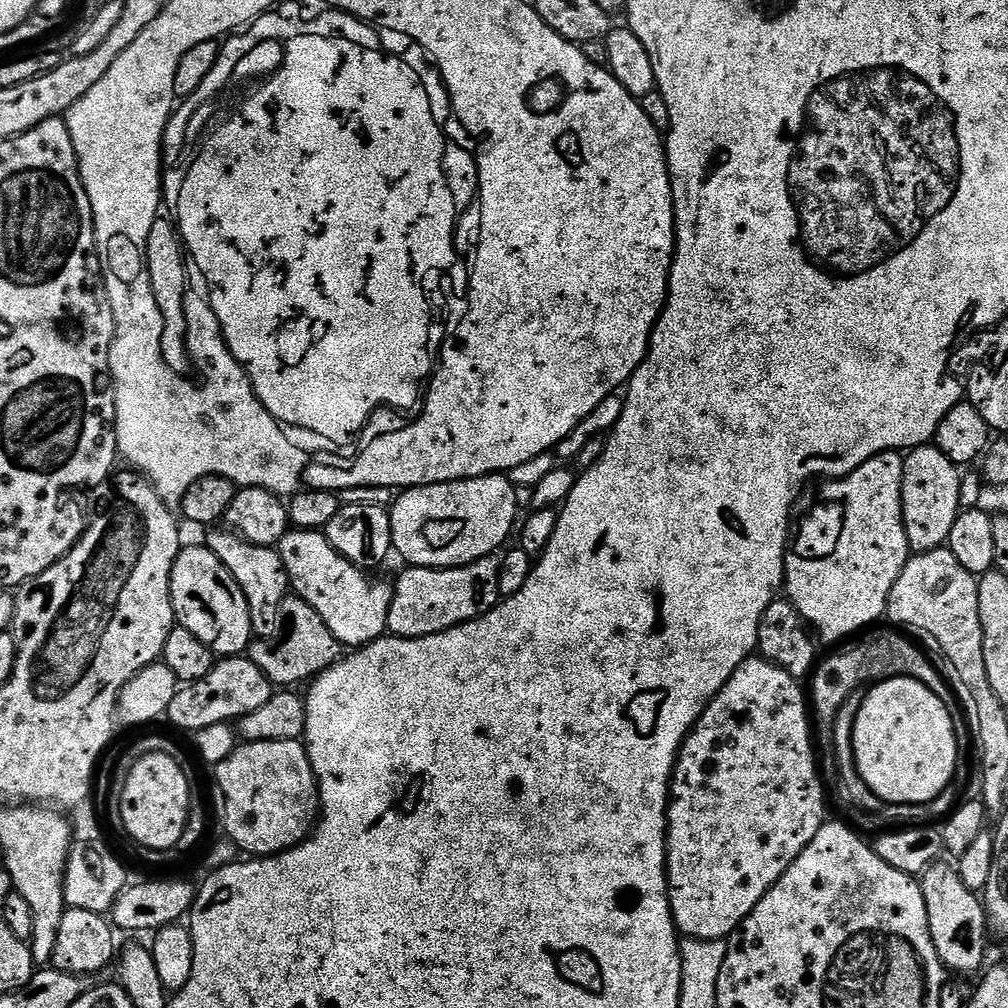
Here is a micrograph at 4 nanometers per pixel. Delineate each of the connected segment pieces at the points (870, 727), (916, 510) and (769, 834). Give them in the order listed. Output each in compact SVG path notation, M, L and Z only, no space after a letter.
M894 676L890 680L881 680L879 684L867 689L868 697L865 695L860 702L860 709L852 726L852 745L856 755L856 769L862 774L866 786L870 786L872 793L876 795L885 805L887 804L928 804L935 796L944 792L944 787L952 780L956 772L956 759L960 756L958 737L954 734L954 722L946 710L944 703L938 698L938 694L930 694L930 690L922 682L918 682L909 676Z
M935 446L911 449L904 456L902 482L902 510L908 547L913 553L932 552L943 548L950 538L950 530L960 515L959 490L962 472Z
M763 658L746 659L736 667L734 674L730 674L726 686L722 686L719 694L708 703L699 722L680 747L676 768L672 772L668 801L668 901L672 907L672 921L685 937L694 940L723 940L731 937L826 823L824 788L816 773L816 756L812 753L812 736L808 733L808 708L804 705L804 692L800 687L801 681L795 680L770 661Z

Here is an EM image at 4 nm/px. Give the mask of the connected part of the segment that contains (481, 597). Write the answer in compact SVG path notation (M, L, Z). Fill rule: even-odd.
M495 555L483 556L473 564L463 564L460 568L418 568L405 567L405 572L394 580L390 614L388 615L388 632L393 636L404 636L407 640L422 638L450 630L459 624L477 620L485 616L490 609L500 603L502 597L498 590L500 560Z

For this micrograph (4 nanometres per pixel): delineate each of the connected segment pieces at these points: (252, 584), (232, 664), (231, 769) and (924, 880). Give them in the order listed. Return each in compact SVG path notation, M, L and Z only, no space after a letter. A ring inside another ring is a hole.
M212 530L206 540L206 546L214 554L214 558L218 558L218 562L222 562L222 566L226 566L226 570L230 570L230 574L234 578L234 582L238 582L238 586L242 590L242 594L248 603L250 610L250 622L252 623L253 633L260 638L268 638L277 631L278 621L280 619L280 604L289 595L290 585L288 575L284 573L284 563L276 548L263 548L262 546L254 546L248 544L244 539L231 530L223 530L224 532L216 532L220 530Z
M247 655L220 658L213 663L206 678L202 678L197 684L183 685L177 690L174 702L170 702L168 707L166 720L184 732L195 734L206 730L206 726L236 722L241 716L254 714L254 710L266 706L273 695L274 685Z
M275 740L274 742L244 742L237 747L235 752L224 759L220 764L215 765L216 784L220 787L220 792L224 795L224 828L228 831L228 836L237 844L235 847L241 853L252 858L263 858L266 856L277 856L279 852L286 852L290 848L296 848L304 843L312 835L320 814L320 787L316 784L316 775L312 769L312 763L308 757L307 747L300 740Z
M939 860L935 862L930 869L925 871L923 875L920 877L920 885L923 890L923 901L926 902L926 910L927 910L927 921L930 922L930 932L931 932L931 940L935 944L935 949L938 950L939 958L945 964L947 969L952 969L958 971L955 973L964 974L960 972L974 972L976 971L982 964L984 960L984 956L986 954L986 932L988 933L988 923L987 923L987 914L984 909L983 901L979 898L979 895L975 892L972 892L969 888L965 886L960 878L959 871L952 865L952 867L946 864L944 860Z

